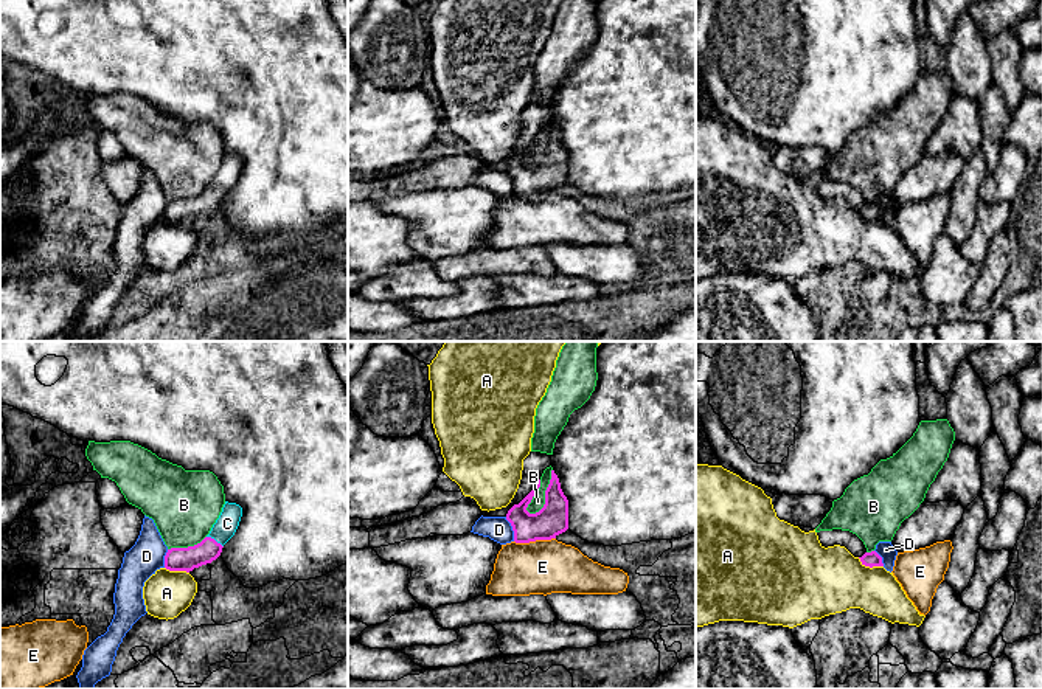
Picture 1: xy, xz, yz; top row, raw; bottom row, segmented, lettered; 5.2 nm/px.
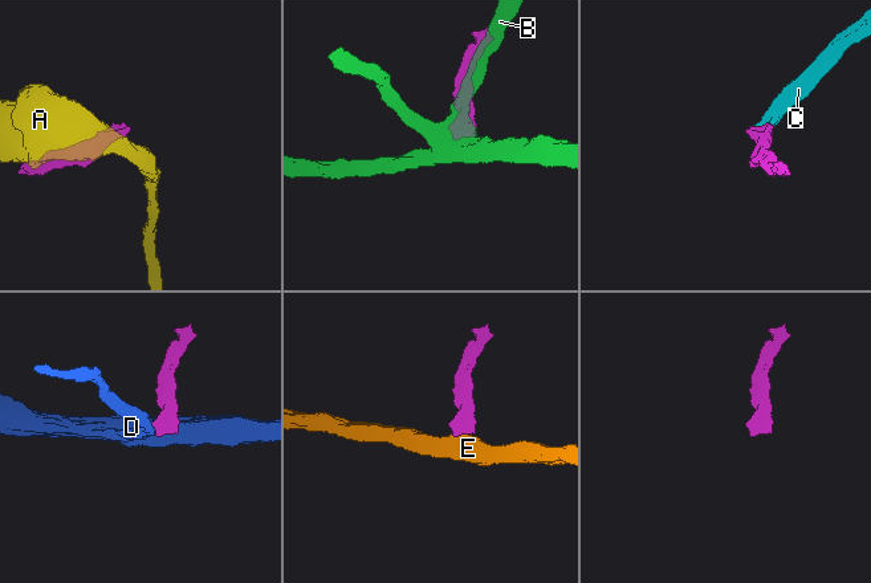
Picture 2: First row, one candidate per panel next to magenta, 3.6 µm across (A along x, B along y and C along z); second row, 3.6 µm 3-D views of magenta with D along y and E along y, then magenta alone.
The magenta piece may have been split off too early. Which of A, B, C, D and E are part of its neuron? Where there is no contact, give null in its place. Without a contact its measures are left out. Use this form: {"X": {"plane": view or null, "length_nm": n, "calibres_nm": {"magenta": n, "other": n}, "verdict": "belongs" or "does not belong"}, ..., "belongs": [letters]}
{"A": {"plane": "yz", "length_nm": 140, "calibres_nm": {"magenta": 80, "other": 360}, "verdict": "does not belong"}, "B": {"plane": "xz", "length_nm": 260, "calibres_nm": {"magenta": 160, "other": 70}, "verdict": "does not belong"}, "C": {"plane": "xy", "length_nm": 110, "calibres_nm": {"magenta": 130, "other": 120}, "verdict": "belongs"}, "D": {"plane": "xz", "length_nm": 140, "calibres_nm": {"magenta": 160, "other": 130}, "verdict": "does not belong"}, "E": {"plane": "xz", "length_nm": 220, "calibres_nm": {"magenta": 160, "other": 280}, "verdict": "does not belong"}, "belongs": ["C"]}

